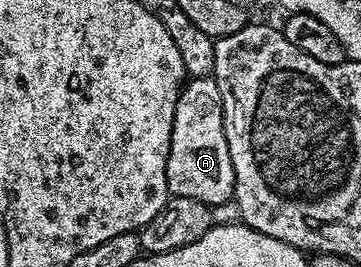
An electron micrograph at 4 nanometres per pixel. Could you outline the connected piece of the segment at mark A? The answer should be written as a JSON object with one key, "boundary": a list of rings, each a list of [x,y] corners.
{"boundary":[[[213,77],[190,78],[178,95],[166,175],[168,188],[175,198],[200,200],[208,207],[233,199],[232,156],[228,152],[228,140],[224,132],[220,88]]]}

